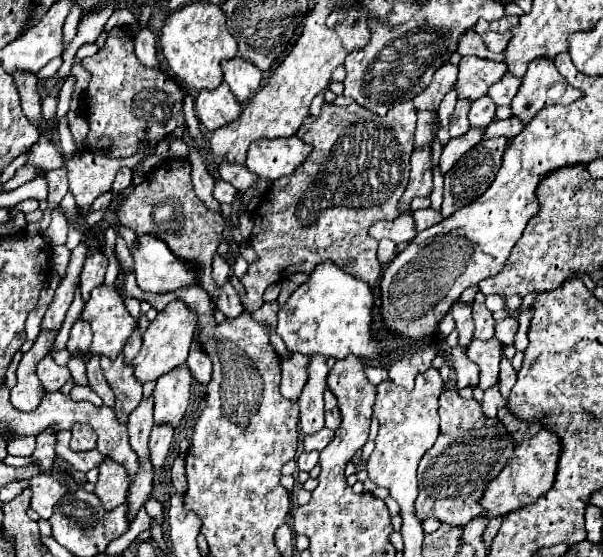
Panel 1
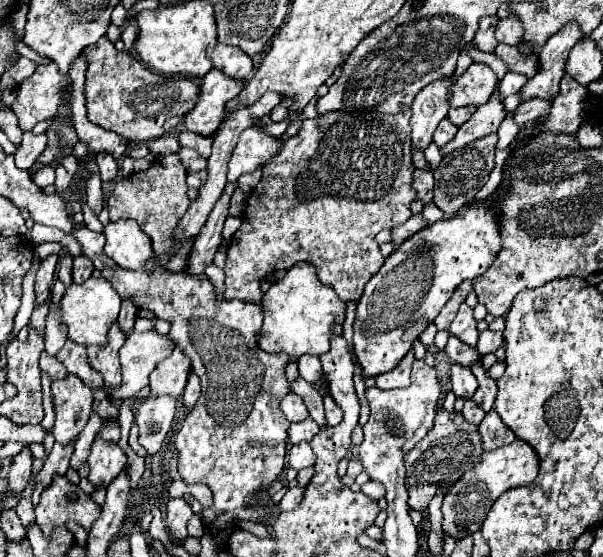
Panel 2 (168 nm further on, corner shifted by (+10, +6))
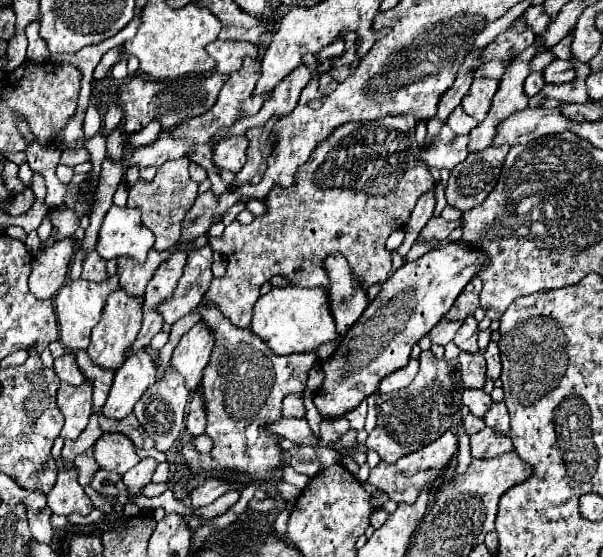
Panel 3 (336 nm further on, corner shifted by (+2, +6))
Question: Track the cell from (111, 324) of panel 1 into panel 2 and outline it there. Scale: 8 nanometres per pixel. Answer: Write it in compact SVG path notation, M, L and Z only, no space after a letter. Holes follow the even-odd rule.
M92 277L88 281L84 281L82 285L72 283L70 287L66 287L64 297L58 303L60 315L62 315L62 323L68 329L68 339L78 343L78 345L106 345L106 333L110 329L110 325L118 319L118 311L120 311L120 295L114 291L114 287L102 279L102 277Z

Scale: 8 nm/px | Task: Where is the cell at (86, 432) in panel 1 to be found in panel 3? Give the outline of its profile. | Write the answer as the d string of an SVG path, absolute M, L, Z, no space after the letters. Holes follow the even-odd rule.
M84 381L74 387L68 383L60 383L58 389L58 407L64 415L64 427L60 431L62 439L78 439L78 435L86 429L86 423L92 415L92 385Z

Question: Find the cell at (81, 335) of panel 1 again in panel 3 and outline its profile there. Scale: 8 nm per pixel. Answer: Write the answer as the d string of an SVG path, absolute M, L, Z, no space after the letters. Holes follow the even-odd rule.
M74 351L74 357L76 357L78 367L86 375L86 379L92 383L94 409L100 409L108 399L108 393L110 393L110 387L112 387L112 379L114 379L114 371L106 371L106 369L100 369L98 365L94 365L86 351Z

